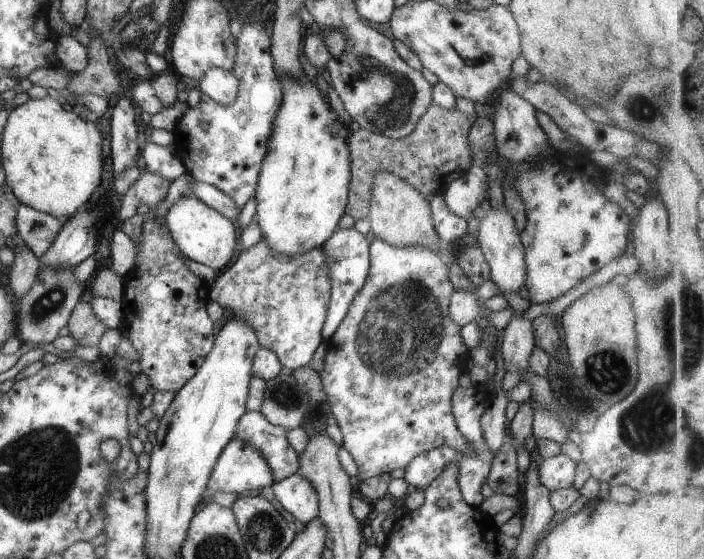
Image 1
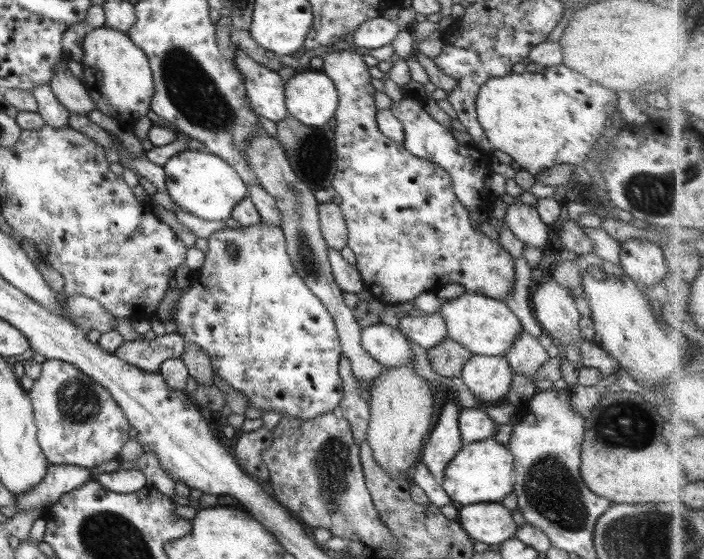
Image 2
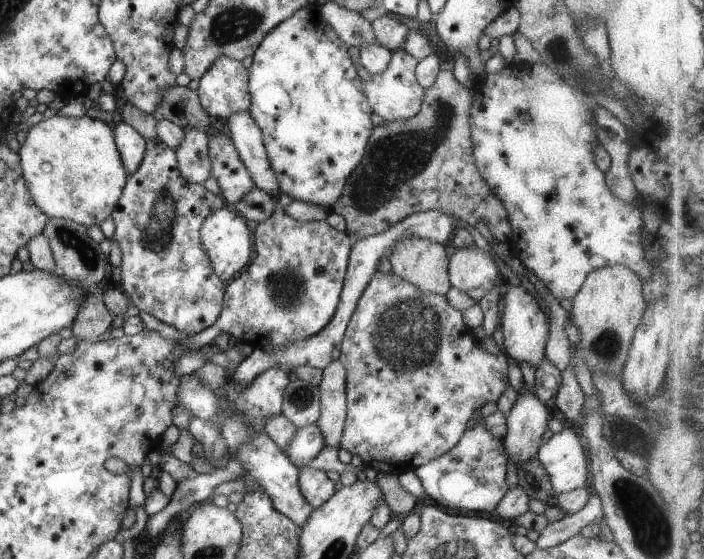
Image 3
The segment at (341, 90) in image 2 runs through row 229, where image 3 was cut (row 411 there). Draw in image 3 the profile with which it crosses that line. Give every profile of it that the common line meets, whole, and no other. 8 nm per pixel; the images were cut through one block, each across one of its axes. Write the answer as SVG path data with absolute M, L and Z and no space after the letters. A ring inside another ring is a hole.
M373 272L355 303L355 308L341 339L340 355L337 358L345 371L344 390L346 396L346 417L341 440L339 440L339 448L344 448L352 455L357 454L366 467L374 468L376 472L400 475L407 471L414 471L419 465L433 460L435 456L439 456L439 454L443 454L443 452L447 452L449 448L455 446L455 443L463 434L467 420L480 411L485 404L497 402L508 385L507 354L501 351L499 354L493 355L480 348L471 329L467 329L463 324L461 314L462 311L451 308L444 295L425 294L419 288L401 280L392 272Z

